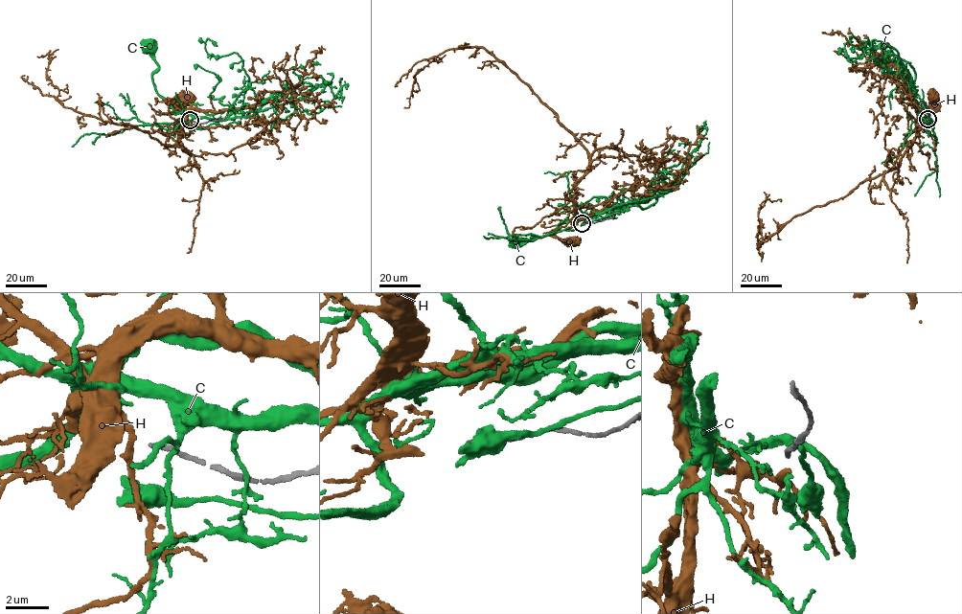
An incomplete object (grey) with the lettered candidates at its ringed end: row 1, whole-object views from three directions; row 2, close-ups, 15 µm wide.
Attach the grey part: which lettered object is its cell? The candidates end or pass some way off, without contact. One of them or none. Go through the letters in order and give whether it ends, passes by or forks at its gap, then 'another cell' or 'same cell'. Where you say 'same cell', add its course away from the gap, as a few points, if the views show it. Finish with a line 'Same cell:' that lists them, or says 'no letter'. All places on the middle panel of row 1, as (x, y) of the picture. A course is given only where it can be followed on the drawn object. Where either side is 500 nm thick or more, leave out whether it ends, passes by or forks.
C: another cell
H: it ends | same cell | via (578, 224), (572, 220), (564, 221), (559, 229), (551, 232), (565, 243), (573, 245), (573, 242)
Same cell: H

